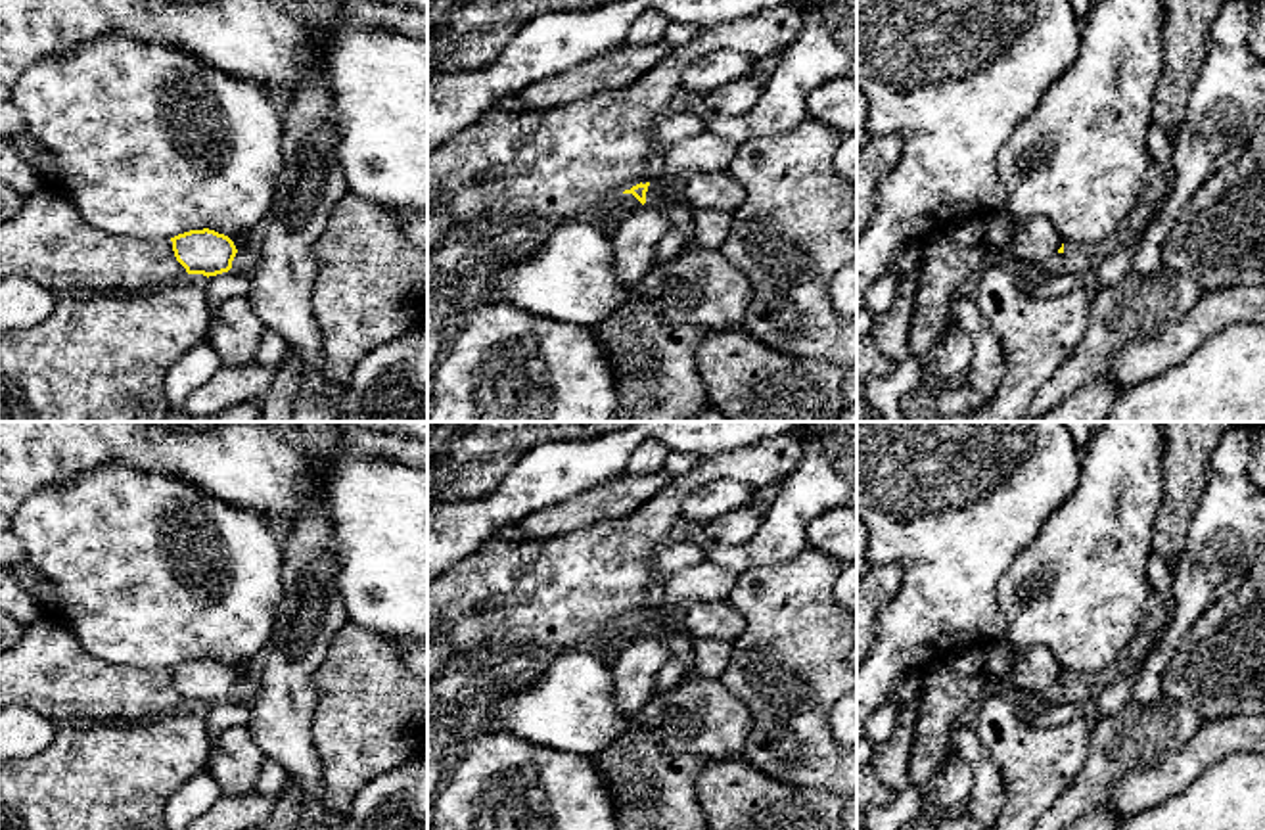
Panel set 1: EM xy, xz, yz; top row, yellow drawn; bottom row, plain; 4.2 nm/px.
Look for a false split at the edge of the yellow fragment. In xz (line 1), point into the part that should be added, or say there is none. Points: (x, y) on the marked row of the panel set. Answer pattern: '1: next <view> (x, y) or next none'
1: next none

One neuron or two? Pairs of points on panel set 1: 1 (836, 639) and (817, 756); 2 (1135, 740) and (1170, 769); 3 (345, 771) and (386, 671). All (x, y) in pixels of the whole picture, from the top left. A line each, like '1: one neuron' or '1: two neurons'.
1: one neuron
2: two neurons
3: one neuron

